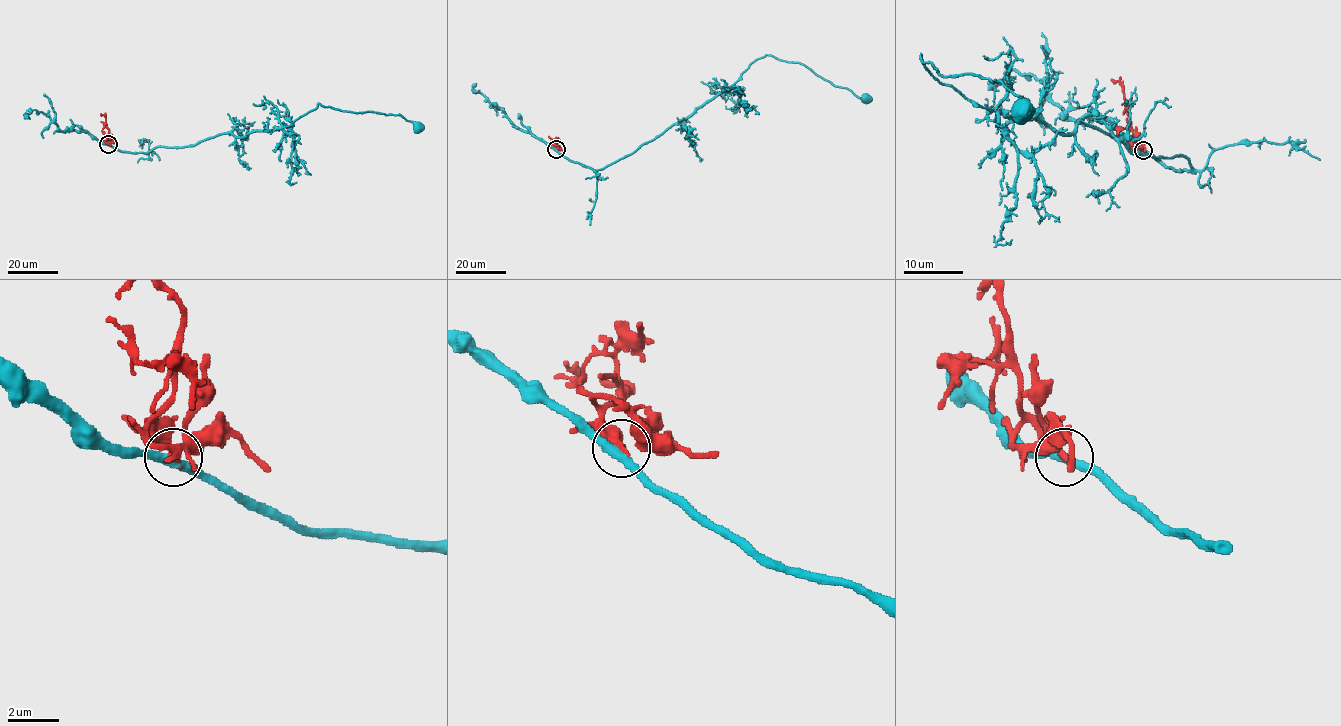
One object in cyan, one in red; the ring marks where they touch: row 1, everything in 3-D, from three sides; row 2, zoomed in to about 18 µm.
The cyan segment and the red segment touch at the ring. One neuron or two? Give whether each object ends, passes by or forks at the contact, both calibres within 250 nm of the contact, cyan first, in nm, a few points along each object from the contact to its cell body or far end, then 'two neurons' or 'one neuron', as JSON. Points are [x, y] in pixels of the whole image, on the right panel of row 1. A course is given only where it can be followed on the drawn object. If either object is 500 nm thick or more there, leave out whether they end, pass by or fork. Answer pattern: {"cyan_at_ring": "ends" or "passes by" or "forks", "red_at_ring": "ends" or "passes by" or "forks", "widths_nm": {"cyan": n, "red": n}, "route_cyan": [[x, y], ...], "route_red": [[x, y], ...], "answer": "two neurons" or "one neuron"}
{"cyan_at_ring": "passes by", "red_at_ring": "ends", "widths_nm": {"cyan": 360, "red": 300}, "route_cyan": [[1142, 150], [1191, 169], [1088, 125], [1057, 134], [980, 107], [920, 54], [942, 76], [999, 81], [1023, 112]], "route_red": [[1142, 150], [1132, 137], [1123, 88], [1111, 79]], "answer": "two neurons"}

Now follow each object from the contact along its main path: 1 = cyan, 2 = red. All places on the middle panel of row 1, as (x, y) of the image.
1: (556, 149), (575, 162), (602, 169), (686, 118), (766, 54), (803, 64), (834, 85), (865, 98)
2: (556, 149), (556, 144), (548, 136)

